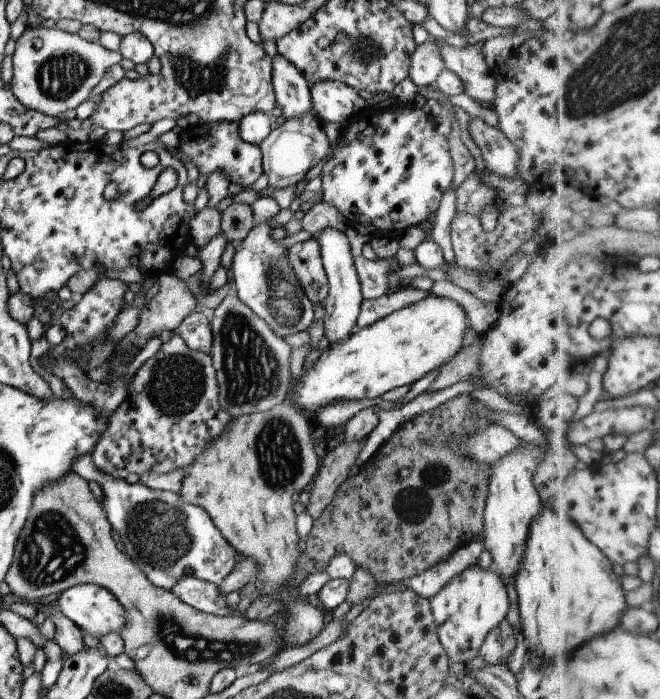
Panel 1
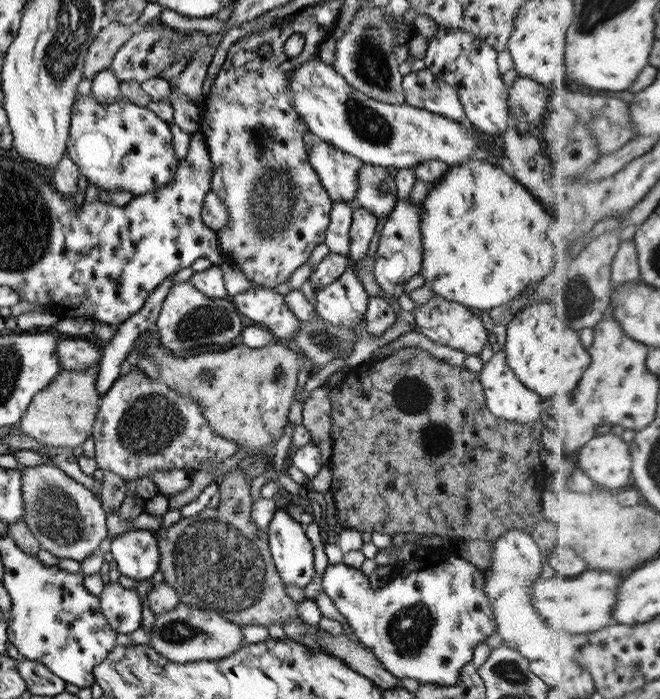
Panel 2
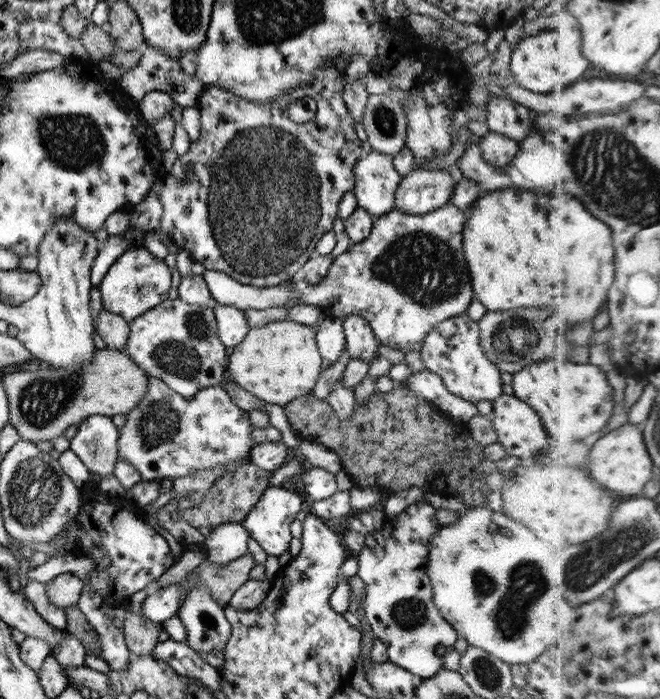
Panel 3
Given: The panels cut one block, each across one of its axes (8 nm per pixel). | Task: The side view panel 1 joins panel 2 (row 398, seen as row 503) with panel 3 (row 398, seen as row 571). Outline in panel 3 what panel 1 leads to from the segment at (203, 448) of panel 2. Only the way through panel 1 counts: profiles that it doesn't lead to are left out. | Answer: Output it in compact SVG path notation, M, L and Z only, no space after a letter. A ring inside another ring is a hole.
M149 376L148 391L140 399L140 403L125 414L124 425L119 429L117 455L124 462L132 464L140 472L142 480L157 483L165 478L175 481L200 470L216 470L220 466L237 469L248 461L250 450L254 446L253 425L250 423L249 413L236 405L228 391L222 389L219 384L202 387L192 397L184 398L162 379Z

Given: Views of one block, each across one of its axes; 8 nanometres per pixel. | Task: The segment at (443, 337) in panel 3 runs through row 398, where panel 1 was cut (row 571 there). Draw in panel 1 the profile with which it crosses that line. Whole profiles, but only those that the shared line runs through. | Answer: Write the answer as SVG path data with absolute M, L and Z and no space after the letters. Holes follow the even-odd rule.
M478 564L467 568L429 599L429 603L450 664L462 662L465 666L479 656L484 639L506 618L509 608L506 586L494 564L489 569L483 569Z

